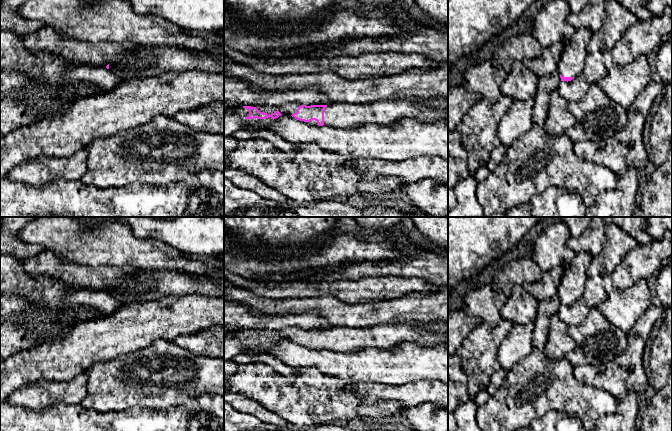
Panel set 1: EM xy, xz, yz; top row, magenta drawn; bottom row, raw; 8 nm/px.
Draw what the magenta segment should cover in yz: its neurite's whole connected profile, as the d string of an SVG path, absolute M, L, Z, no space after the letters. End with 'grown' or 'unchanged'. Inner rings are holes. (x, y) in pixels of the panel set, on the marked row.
M580 28L575 30L570 41L564 45L558 62L558 73L561 81L571 81L582 72L588 56L587 45L592 36L591 30Z | grown

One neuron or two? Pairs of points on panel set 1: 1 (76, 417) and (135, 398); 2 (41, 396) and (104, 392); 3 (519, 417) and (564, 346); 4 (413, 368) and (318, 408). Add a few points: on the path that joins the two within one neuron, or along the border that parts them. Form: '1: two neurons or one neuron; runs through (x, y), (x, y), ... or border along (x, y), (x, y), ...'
1: two neurons; border along (80, 404), (101, 412), (120, 410)
2: two neurons; border along (85, 372), (87, 376), (86, 395), (80, 403)
3: two neurons; border along (547, 336), (546, 354), (553, 359), (565, 357)
4: two neurons; border along (331, 377), (355, 383)

